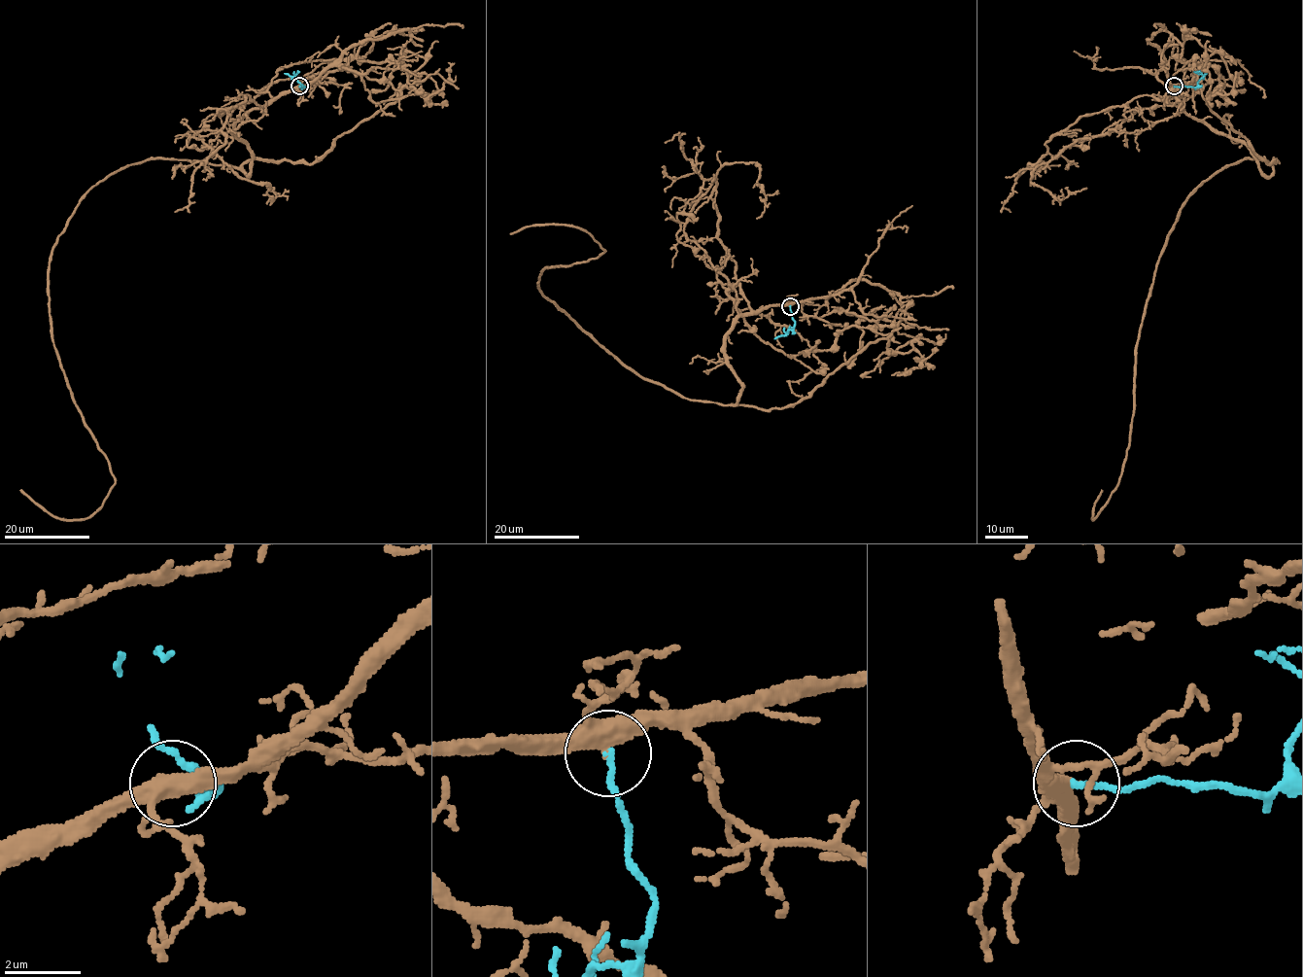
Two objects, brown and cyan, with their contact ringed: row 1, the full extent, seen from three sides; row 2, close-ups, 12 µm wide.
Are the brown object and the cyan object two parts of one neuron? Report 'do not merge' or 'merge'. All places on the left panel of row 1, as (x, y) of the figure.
merge

